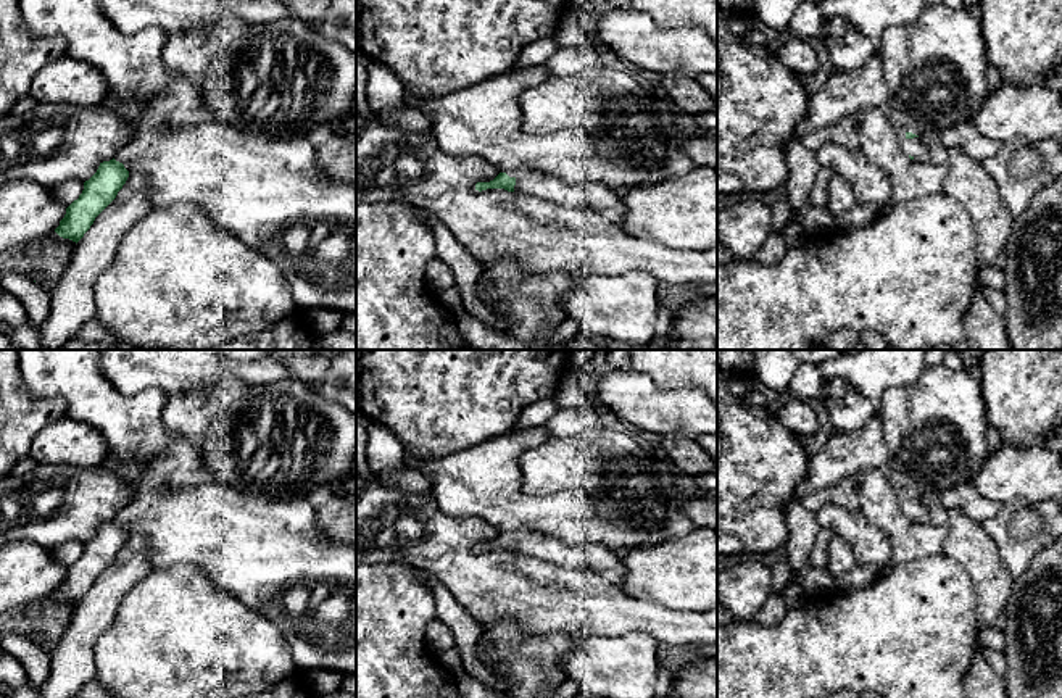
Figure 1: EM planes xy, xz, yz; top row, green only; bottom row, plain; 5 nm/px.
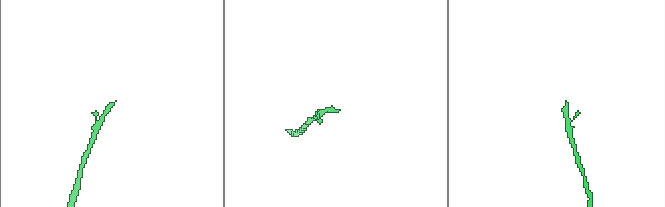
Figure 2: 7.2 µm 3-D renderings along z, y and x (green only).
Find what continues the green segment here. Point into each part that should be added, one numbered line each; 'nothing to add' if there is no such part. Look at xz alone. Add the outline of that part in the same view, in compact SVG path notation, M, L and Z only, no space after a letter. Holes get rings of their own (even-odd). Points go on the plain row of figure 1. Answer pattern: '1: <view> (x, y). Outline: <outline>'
1: xz (597, 558). Outline: M535 530L506 532L516 540L514 553L530 556L562 569L590 569L620 587L625 579L622 553L611 551L599 543L570 546L559 538Z

